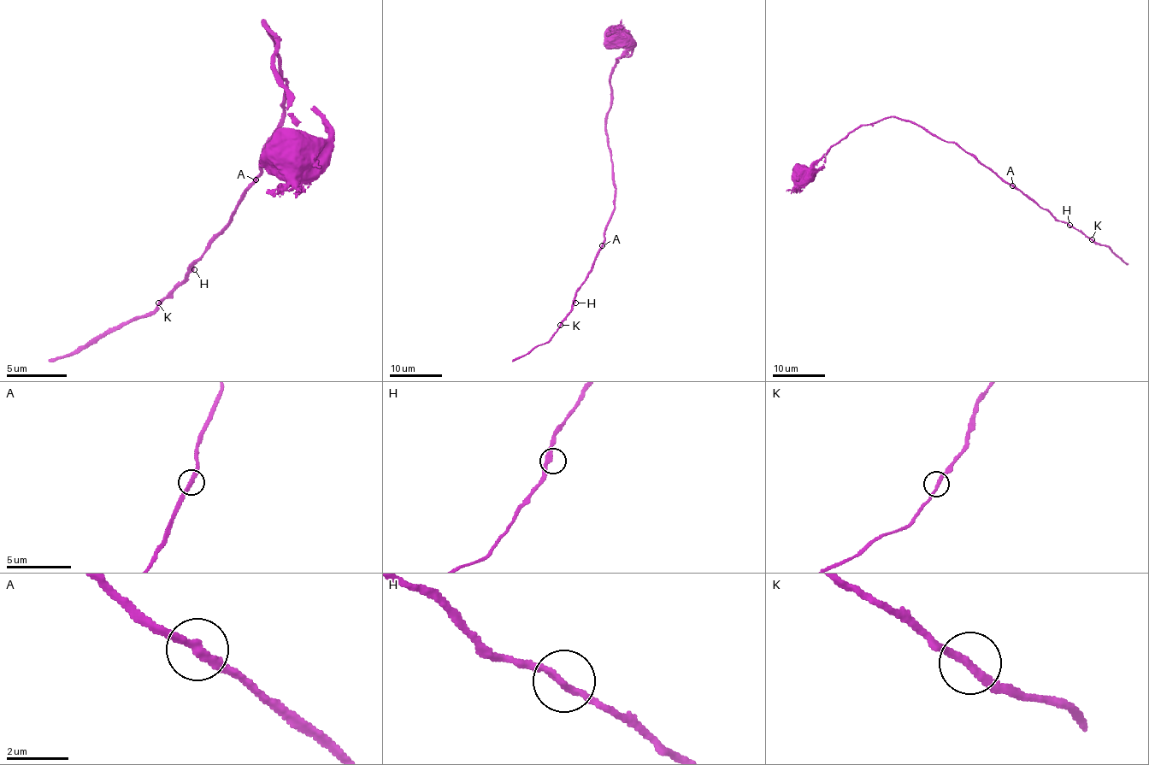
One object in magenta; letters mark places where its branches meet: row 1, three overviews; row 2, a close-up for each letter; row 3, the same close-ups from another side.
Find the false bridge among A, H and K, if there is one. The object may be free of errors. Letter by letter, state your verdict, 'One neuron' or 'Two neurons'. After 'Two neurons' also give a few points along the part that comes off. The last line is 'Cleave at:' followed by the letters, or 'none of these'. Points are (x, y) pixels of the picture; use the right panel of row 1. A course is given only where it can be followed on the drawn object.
A: One neuron
H: One neuron
K: One neuron
Cleave at: none of these

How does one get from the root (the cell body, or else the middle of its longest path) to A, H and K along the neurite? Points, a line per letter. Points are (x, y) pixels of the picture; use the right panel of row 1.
A: (802, 173), (817, 171), (825, 163), (827, 152), (862, 125), (898, 117), (947, 142), (955, 142), (1013, 185)
H: (802, 173), (817, 171), (827, 152), (862, 125), (898, 117), (955, 142), (1069, 225)
K: (802, 173), (817, 171), (827, 152), (862, 125), (898, 117), (955, 142), (1056, 220), (1092, 239)

